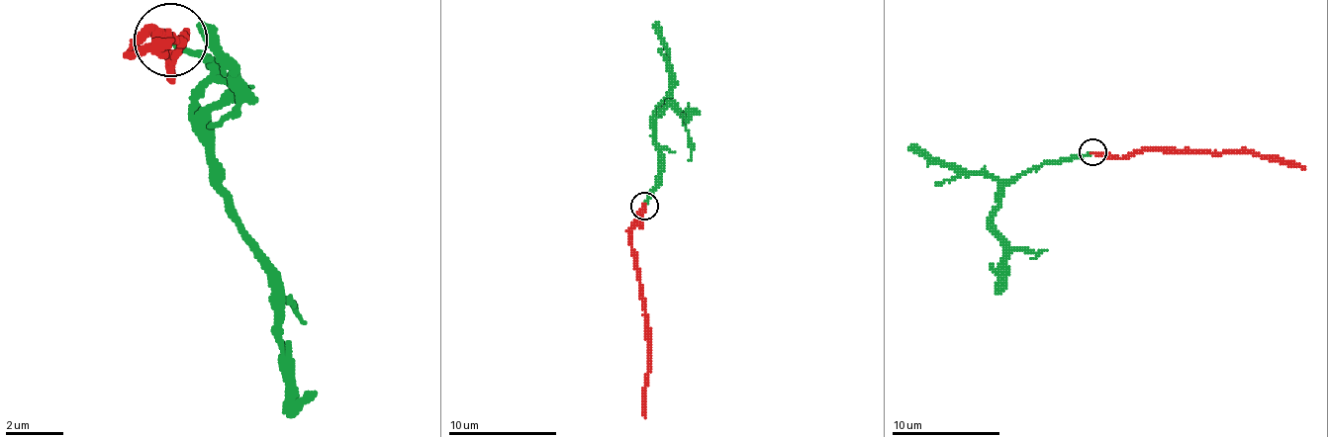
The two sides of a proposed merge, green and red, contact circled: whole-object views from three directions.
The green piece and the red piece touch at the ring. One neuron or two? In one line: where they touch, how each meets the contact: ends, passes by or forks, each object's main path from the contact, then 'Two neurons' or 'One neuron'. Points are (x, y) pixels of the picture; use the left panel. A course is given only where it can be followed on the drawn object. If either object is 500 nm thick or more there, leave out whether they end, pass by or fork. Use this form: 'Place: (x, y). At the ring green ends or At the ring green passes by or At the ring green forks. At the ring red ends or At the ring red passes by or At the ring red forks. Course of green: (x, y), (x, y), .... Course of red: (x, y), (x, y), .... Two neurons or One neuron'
Place: (170, 40). At the ring green ends. At the ring red ends. Course of green: (172, 42), (208, 70), (201, 107), (216, 186), (237, 216), (274, 296), (296, 418). Course of red: (172, 42), (164, 42), (136, 55), (150, 34), (179, 42), (172, 48), (172, 85). One neuron

